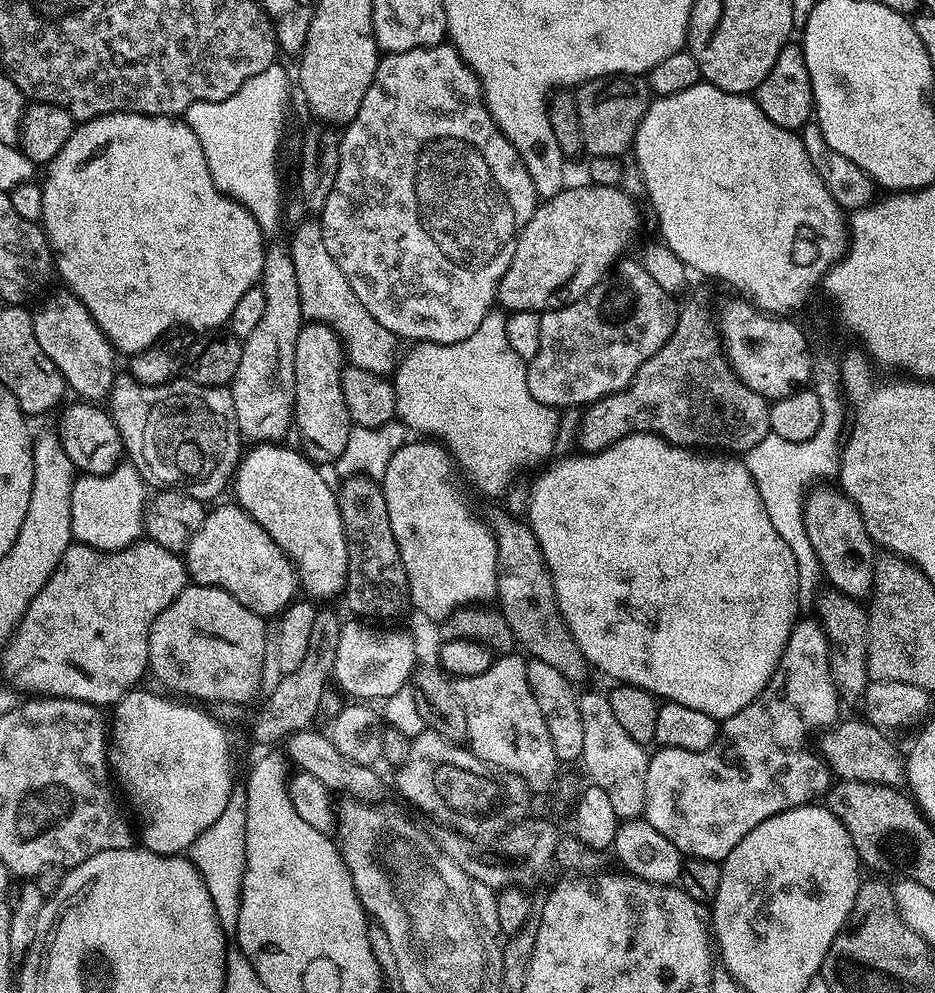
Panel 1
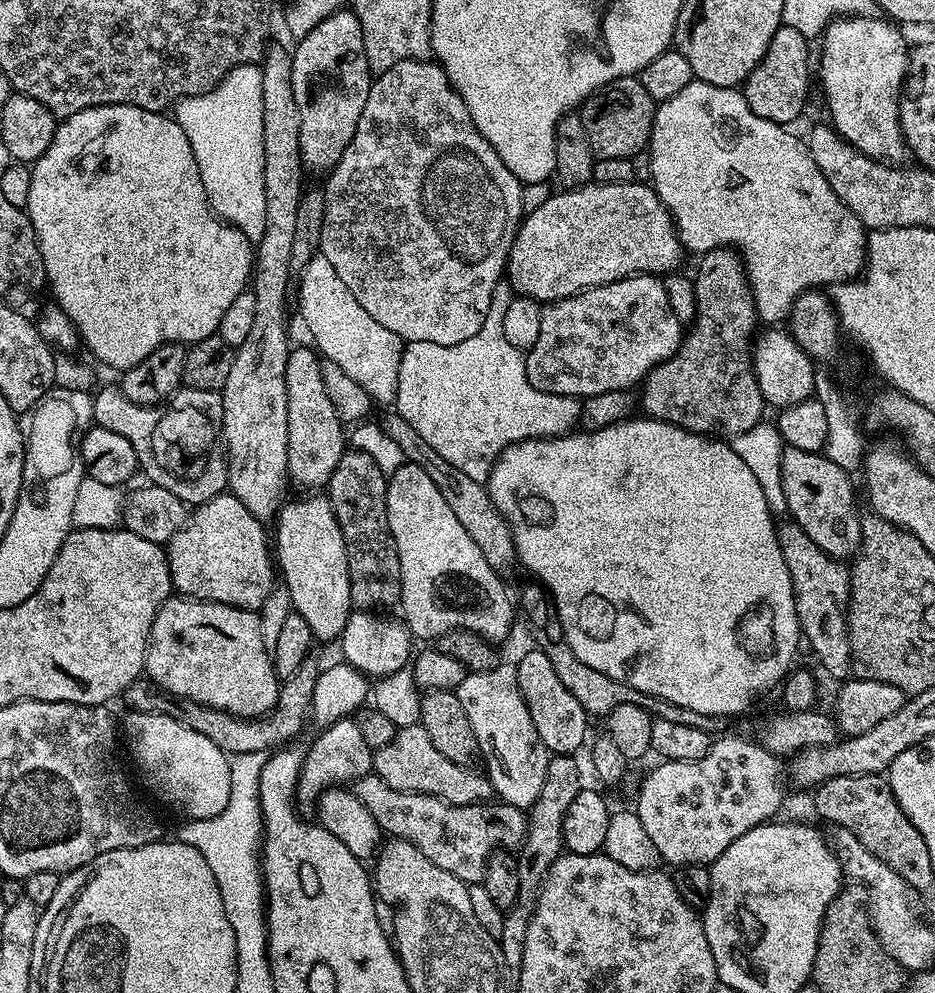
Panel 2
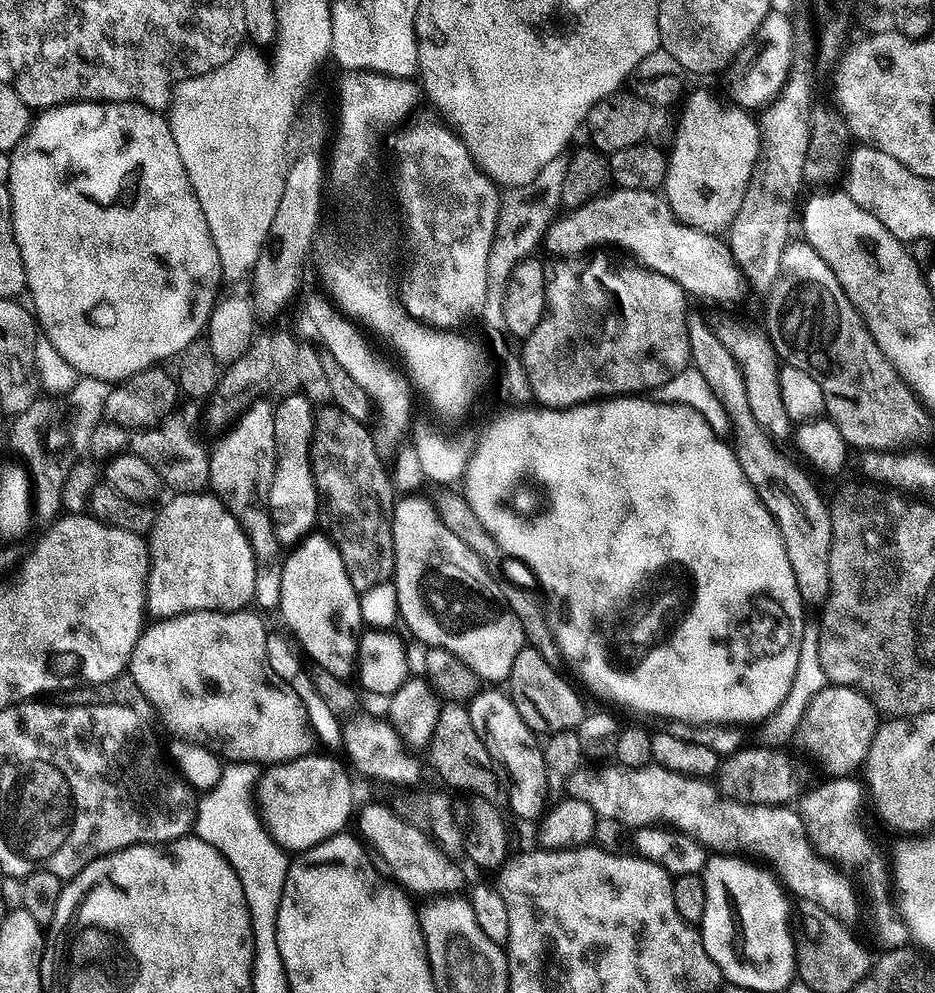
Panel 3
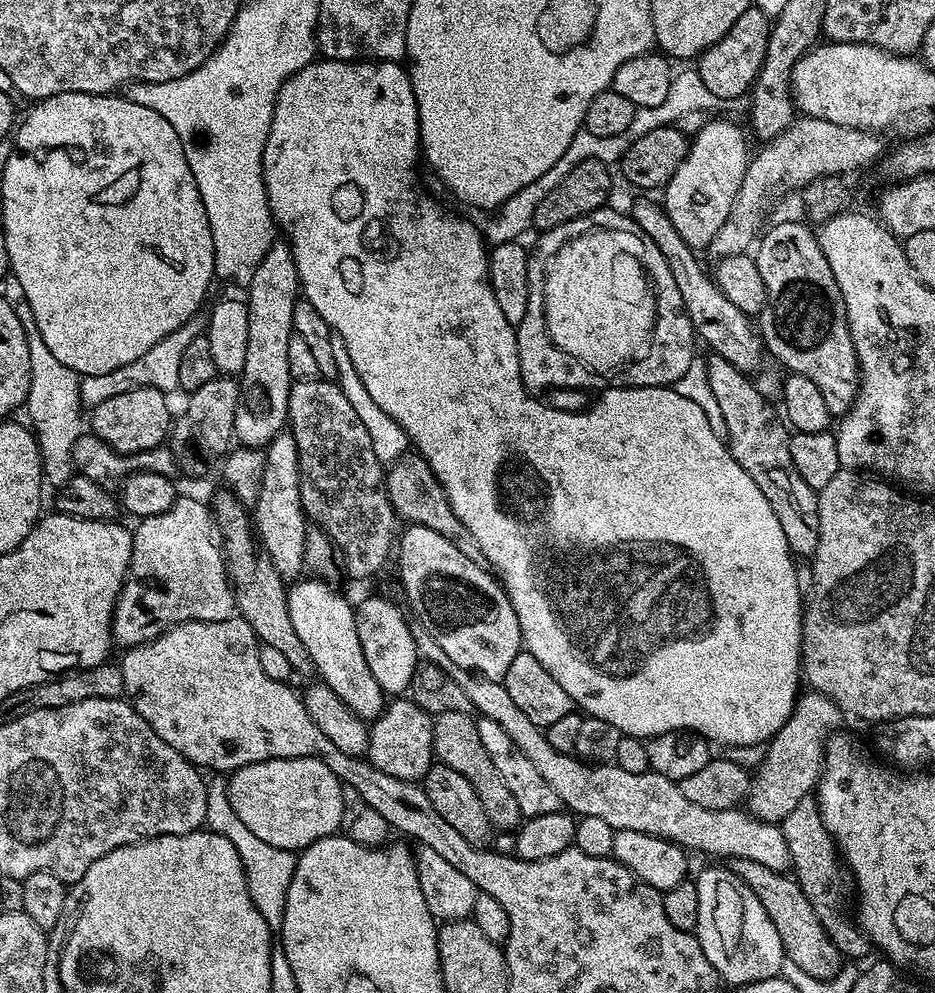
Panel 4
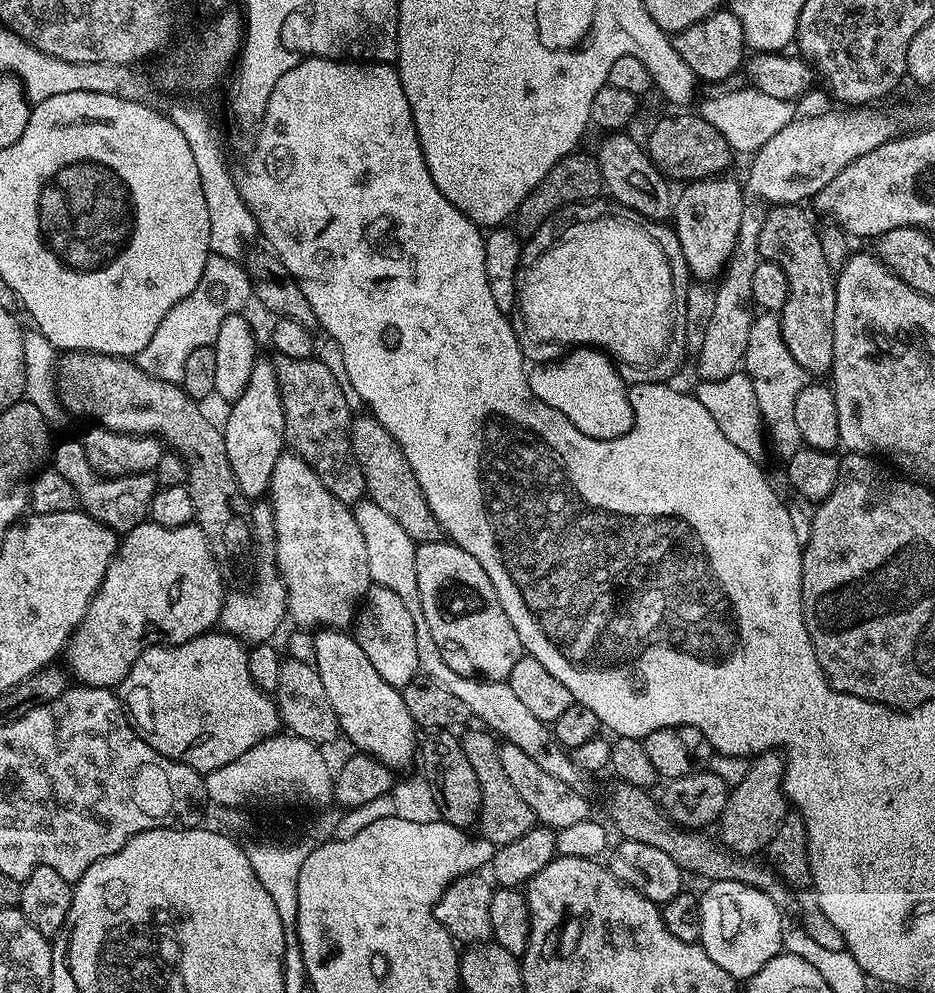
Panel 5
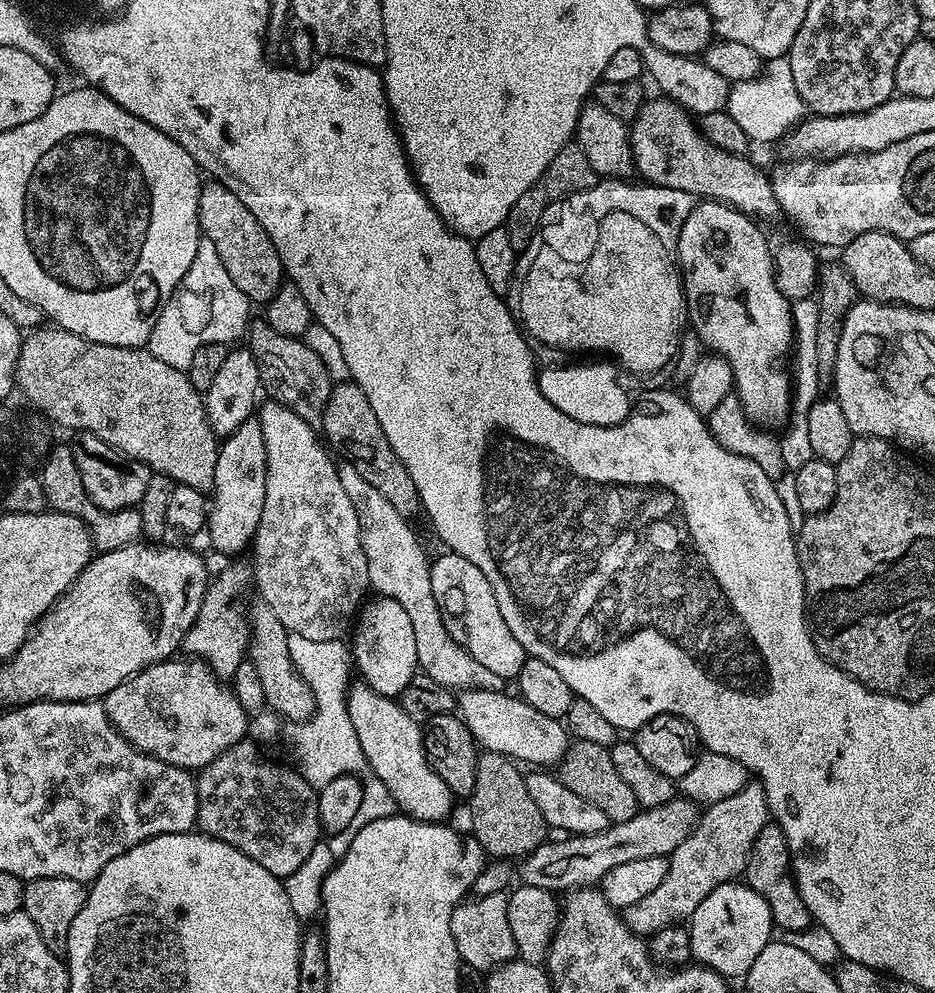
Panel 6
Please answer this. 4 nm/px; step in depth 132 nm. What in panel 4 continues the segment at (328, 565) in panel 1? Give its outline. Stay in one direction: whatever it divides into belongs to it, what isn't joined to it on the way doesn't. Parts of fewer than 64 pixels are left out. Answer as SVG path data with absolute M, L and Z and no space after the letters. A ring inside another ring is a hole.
M301 578L287 589L290 622L294 622L294 631L302 638L302 646L306 646L316 663L316 676L346 702L355 716L371 722L384 711L386 693L367 666L355 626L353 605L348 605L347 598L335 592L327 579L311 579Z

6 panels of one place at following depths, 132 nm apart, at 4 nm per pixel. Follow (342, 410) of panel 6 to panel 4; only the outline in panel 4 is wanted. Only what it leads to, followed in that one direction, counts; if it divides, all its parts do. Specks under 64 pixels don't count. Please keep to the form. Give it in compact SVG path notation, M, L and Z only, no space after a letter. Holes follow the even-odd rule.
M419 454L399 456L387 469L383 485L388 491L392 509L401 521L426 526L426 530L434 530L442 534L442 538L450 538L450 542L454 542L454 546L458 546L458 550L462 550L462 554L466 554L466 558L470 558L475 564L485 563L482 546L478 546L474 534L466 530L466 526L462 524L462 518L454 514L446 498L446 490L440 485L434 470L430 470L423 456Z

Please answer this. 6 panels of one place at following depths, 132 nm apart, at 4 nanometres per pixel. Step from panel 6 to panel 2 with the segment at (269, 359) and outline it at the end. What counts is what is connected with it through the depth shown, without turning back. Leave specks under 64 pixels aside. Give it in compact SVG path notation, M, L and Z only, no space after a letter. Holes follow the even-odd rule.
M357 450L345 451L338 462L334 474L326 485L326 495L332 504L334 514L338 518L338 526L342 530L342 538L346 542L346 558L348 559L348 577L350 578L350 598L356 610L388 610L388 607L399 605L402 582L400 581L400 563L398 550L394 542L394 534L390 530L388 511L386 510L386 494L388 493L388 476L385 469L380 468L370 454Z

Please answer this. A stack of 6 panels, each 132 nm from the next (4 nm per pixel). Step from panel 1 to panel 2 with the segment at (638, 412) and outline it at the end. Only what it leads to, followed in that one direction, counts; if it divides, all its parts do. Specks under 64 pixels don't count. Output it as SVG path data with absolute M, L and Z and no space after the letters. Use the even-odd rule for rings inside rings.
M725 246L703 253L699 260L700 265L694 271L696 319L681 339L679 350L644 377L644 393L639 393L638 404L642 412L644 408L643 415L653 420L665 420L688 432L707 434L712 438L731 438L746 434L746 430L765 419L764 395L752 369L752 339L758 325L756 299L752 296L752 286L748 283L748 271L744 268L741 253Z

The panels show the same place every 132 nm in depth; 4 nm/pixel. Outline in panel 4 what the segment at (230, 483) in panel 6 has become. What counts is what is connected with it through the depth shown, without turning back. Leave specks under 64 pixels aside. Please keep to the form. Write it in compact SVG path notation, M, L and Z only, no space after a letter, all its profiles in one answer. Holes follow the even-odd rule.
M273 242L266 258L254 270L254 278L246 286L246 303L248 305L248 321L250 330L246 334L246 362L244 369L238 374L240 397L238 398L238 410L234 412L235 439L243 447L263 449L280 432L285 431L288 424L288 399L293 386L293 378L290 374L290 361L288 361L288 348L292 331L292 319L294 318L294 306L301 295L298 270L294 266L292 246L287 242Z

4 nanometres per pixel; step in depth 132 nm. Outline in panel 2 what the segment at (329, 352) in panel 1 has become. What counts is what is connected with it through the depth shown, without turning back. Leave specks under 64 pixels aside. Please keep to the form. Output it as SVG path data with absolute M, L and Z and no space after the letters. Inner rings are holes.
M293 347L286 362L286 426L288 427L288 479L300 490L320 490L327 485L334 474L338 462L346 451L346 428L340 416L326 394L326 385L322 382L322 356L315 347Z

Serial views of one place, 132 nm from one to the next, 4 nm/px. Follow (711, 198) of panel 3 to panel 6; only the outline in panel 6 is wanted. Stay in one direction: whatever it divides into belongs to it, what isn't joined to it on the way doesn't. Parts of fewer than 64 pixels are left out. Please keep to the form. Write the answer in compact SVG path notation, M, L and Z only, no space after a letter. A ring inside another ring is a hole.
M704 200L697 203L696 208L690 214L690 218L686 218L686 222L682 226L682 234L675 244L676 255L678 257L678 267L682 273L682 283L684 285L684 302L686 305L686 320L690 323L691 331L695 332L700 337L700 343L709 353L719 354L727 360L731 366L732 379L735 395L742 402L743 410L753 422L761 422L765 420L768 424L783 425L791 413L791 395L792 395L792 380L789 373L781 372L780 362L791 353L793 349L794 326L791 316L791 301L778 290L776 286L776 265L774 263L774 248L773 245L768 245L768 240L764 237L764 232L751 216L743 216L736 208L731 208L729 204L722 204L715 200Z

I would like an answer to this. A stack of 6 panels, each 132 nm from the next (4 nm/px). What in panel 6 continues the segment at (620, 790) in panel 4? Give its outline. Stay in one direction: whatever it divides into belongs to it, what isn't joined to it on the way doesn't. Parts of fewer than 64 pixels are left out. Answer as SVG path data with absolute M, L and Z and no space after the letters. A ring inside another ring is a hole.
M350 462L339 465L342 487L354 502L354 510L358 514L358 526L362 538L362 550L366 554L368 567L368 583L377 588L379 595L386 599L394 599L406 610L414 630L415 649L419 671L425 676L434 678L442 686L453 690L485 688L491 692L503 689L506 682L498 674L490 674L486 666L474 662L474 658L464 649L463 643L453 633L446 630L442 614L438 610L438 602L434 602L434 590L430 590L430 556L424 553L416 532L409 521Z

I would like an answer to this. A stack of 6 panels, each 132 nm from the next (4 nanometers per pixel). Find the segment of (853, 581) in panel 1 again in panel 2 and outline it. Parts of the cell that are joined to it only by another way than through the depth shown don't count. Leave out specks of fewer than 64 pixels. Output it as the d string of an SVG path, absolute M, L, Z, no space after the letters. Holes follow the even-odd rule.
M785 447L780 455L782 490L786 494L787 515L813 539L828 556L844 562L860 550L862 512L856 509L856 492L852 489L849 469L838 466L818 452L803 452Z

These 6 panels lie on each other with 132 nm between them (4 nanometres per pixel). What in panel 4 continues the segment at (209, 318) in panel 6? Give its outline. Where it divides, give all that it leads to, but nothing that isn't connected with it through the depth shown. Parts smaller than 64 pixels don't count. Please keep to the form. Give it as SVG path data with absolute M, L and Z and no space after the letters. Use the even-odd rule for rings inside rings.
M196 320L188 321L179 328L178 331L172 331L164 339L160 339L149 351L140 359L133 363L127 363L126 366L120 366L117 370L112 370L109 374L88 375L81 379L80 399L81 403L88 408L104 402L108 398L114 398L117 394L124 394L128 390L138 388L158 389L163 393L169 393L170 390L176 390L178 384L179 363L182 362L182 353L190 346L190 342L198 335L201 335L202 326Z

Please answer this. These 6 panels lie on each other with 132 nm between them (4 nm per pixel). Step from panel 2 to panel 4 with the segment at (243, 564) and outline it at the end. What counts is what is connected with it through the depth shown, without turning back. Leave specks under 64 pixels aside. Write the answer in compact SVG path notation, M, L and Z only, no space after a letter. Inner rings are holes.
M181 495L162 514L145 516L132 532L132 553L128 574L120 587L120 597L116 599L116 609L112 615L112 638L121 649L136 648L154 637L160 636L168 628L185 624L191 620L198 622L222 622L229 620L236 612L236 595L232 592L232 582L228 578L228 566L218 543L216 525L212 519L212 509L207 503L192 496Z

